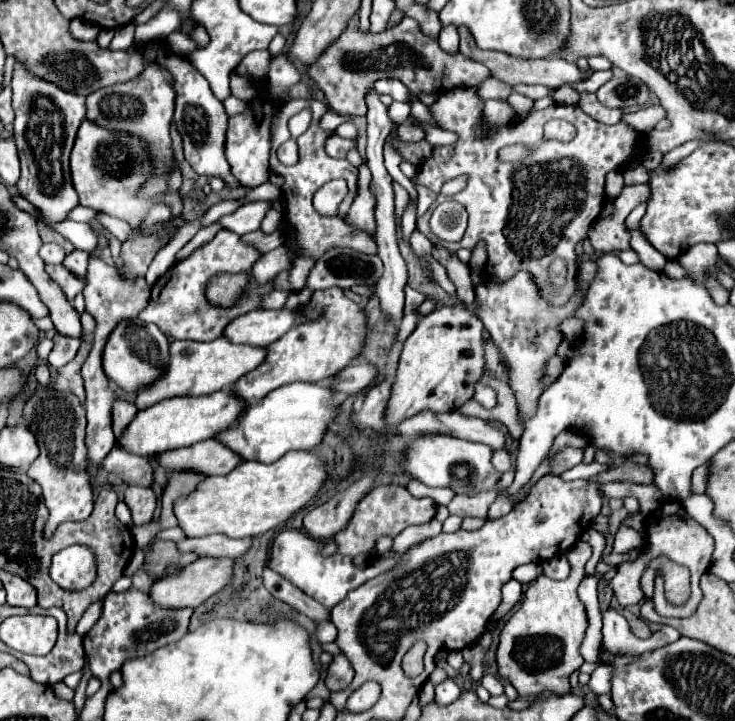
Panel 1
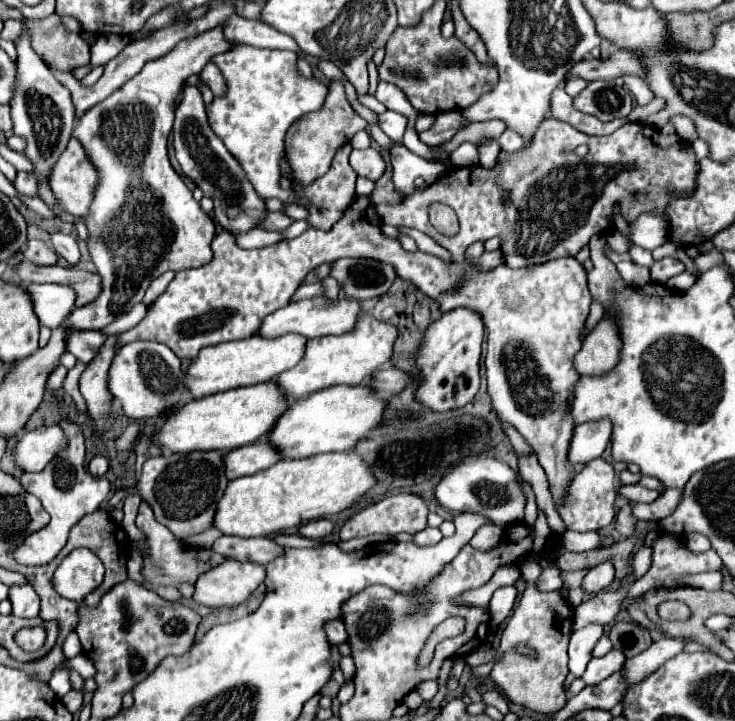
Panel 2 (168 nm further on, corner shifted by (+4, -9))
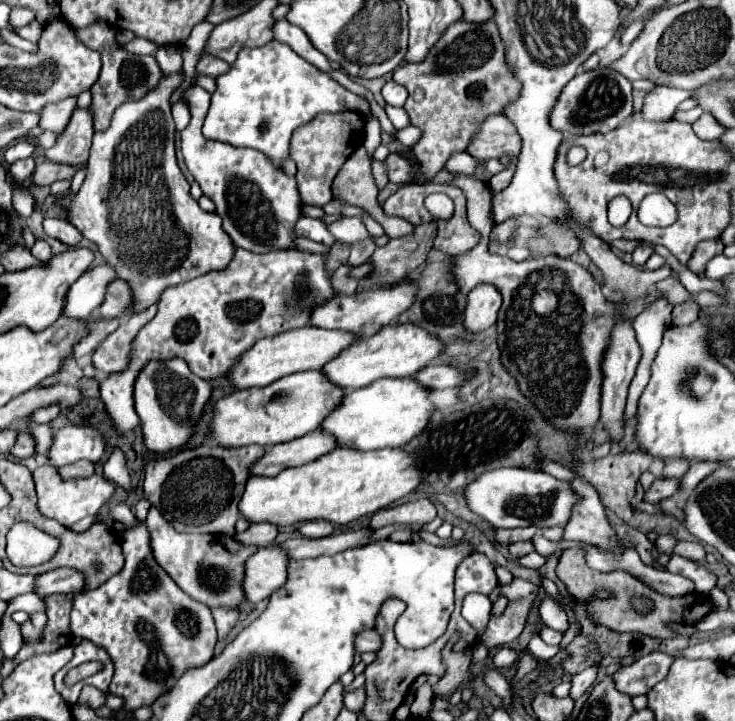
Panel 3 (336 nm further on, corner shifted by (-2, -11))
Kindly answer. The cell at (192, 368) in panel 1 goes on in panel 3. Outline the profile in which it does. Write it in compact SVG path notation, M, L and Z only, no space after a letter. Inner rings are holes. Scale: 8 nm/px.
M314 326L294 328L270 338L258 340L252 348L248 348L228 370L228 380L234 388L254 388L272 384L272 380L278 380L280 376L288 376L292 372L304 372L304 370L318 370L324 366L324 362L332 360L332 356L338 356L340 350L344 350L348 344L352 344L356 336L350 332L340 330L324 330Z

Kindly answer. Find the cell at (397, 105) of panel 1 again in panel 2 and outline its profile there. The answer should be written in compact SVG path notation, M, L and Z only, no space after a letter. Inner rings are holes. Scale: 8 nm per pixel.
M386 110L384 114L380 114L380 128L388 134L390 140L394 142L400 142L402 136L404 136L404 130L408 126L408 118L404 114L398 114L398 112L390 112Z

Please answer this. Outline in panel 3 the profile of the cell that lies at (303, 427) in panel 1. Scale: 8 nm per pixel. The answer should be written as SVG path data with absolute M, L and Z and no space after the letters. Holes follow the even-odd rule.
M382 378L370 386L344 394L342 402L322 420L318 430L334 436L338 448L354 448L362 452L398 448L426 428L432 412L434 408L428 402L428 390L416 384L416 380Z

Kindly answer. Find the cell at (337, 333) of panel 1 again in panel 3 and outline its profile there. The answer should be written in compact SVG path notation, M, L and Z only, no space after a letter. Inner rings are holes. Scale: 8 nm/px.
M404 322L396 326L384 326L378 334L370 338L354 340L348 348L340 352L340 356L328 360L320 372L324 372L324 376L338 388L342 388L344 392L350 392L350 390L372 384L372 380L412 376L414 372L424 368L428 362L436 360L442 348L444 346L436 336L424 332L416 324Z

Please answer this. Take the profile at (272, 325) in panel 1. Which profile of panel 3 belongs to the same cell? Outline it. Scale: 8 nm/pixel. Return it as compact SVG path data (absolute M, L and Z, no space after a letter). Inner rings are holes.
M410 282L398 284L394 288L380 288L380 290L362 290L352 296L334 296L326 304L320 304L312 310L310 314L310 326L316 328L328 328L328 330L344 330L352 332L356 336L372 336L376 334L382 326L390 324L396 320L414 300L416 288Z

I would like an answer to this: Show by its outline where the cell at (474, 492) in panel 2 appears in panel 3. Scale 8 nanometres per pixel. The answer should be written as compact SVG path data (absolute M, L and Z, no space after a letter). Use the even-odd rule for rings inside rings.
M498 468L482 472L464 488L464 498L466 506L494 528L564 526L572 504L578 500L566 482L560 482L542 470L534 472L526 468Z

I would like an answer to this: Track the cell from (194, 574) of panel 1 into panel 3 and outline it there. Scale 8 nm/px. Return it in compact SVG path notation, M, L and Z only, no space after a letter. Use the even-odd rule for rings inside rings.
M276 544L258 548L244 564L242 590L246 600L256 604L280 588L286 582L286 566L288 556Z

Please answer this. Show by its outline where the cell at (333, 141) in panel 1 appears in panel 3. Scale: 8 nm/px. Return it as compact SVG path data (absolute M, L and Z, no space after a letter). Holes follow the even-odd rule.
M394 152L388 154L384 164L386 164L386 170L388 170L388 180L390 182L406 182L414 174L412 164L406 158L402 158L402 156L394 154Z

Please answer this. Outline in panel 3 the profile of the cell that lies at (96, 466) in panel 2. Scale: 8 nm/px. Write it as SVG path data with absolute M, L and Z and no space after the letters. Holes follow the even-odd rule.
M80 460L80 462L68 464L64 468L58 468L58 472L64 478L86 478L86 476L92 476L94 470L96 470L96 464L90 462L90 460Z

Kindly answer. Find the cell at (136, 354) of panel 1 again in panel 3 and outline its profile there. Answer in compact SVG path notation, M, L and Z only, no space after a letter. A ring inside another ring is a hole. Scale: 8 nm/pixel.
M182 358L150 360L134 382L134 406L142 422L146 448L156 454L164 454L184 446L210 394L212 386L206 380L194 376Z

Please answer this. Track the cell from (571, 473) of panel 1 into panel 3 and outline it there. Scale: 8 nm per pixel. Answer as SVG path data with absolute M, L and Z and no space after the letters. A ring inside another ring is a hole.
M668 460L664 470L662 470L662 478L680 478L690 464L684 464L682 460Z

